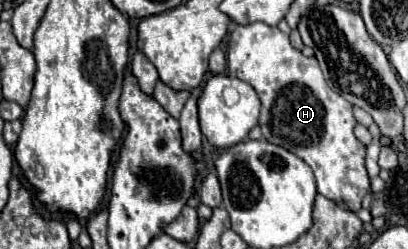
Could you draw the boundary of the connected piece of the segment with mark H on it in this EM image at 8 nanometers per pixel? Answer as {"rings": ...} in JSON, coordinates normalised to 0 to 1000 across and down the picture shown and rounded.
{"rings":[[[620,88],[610,104],[576,104],[566,129],[556,273],[561,305],[615,337],[635,378],[645,554],[748,643],[772,699],[777,771],[816,803],[831,835],[875,859],[885,795],[904,755],[895,586],[865,546],[875,490],[860,458],[860,418],[797,337],[777,241],[748,233],[718,193],[708,145],[679,104]]]}

